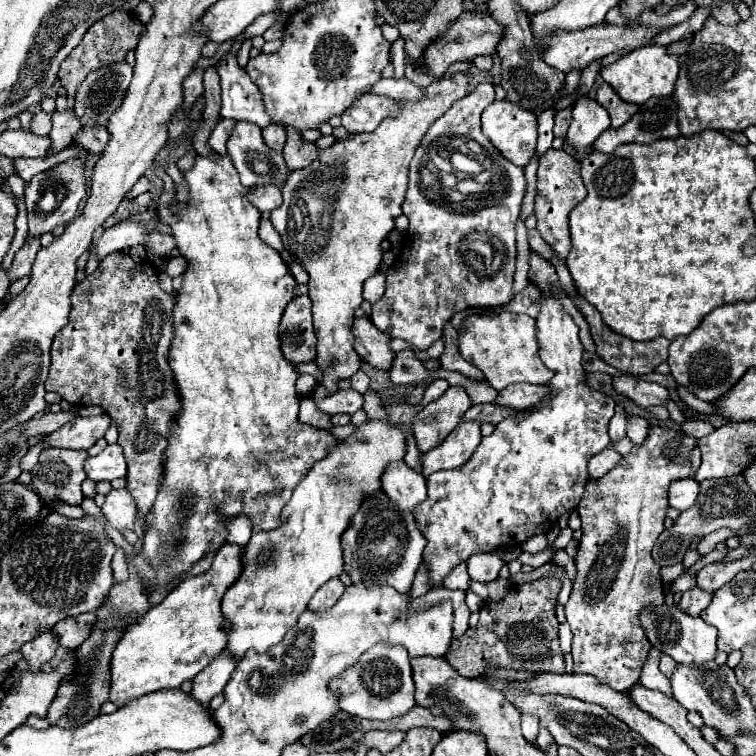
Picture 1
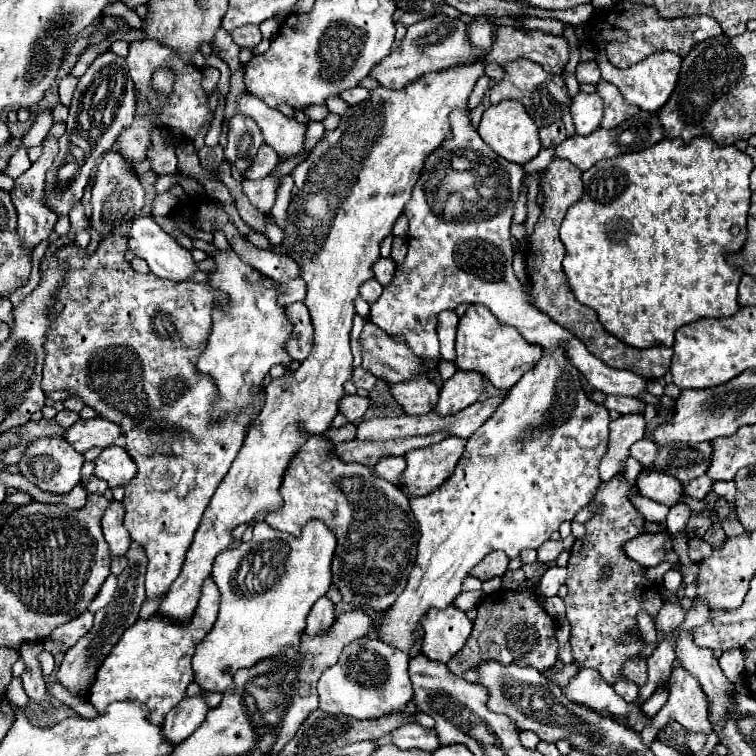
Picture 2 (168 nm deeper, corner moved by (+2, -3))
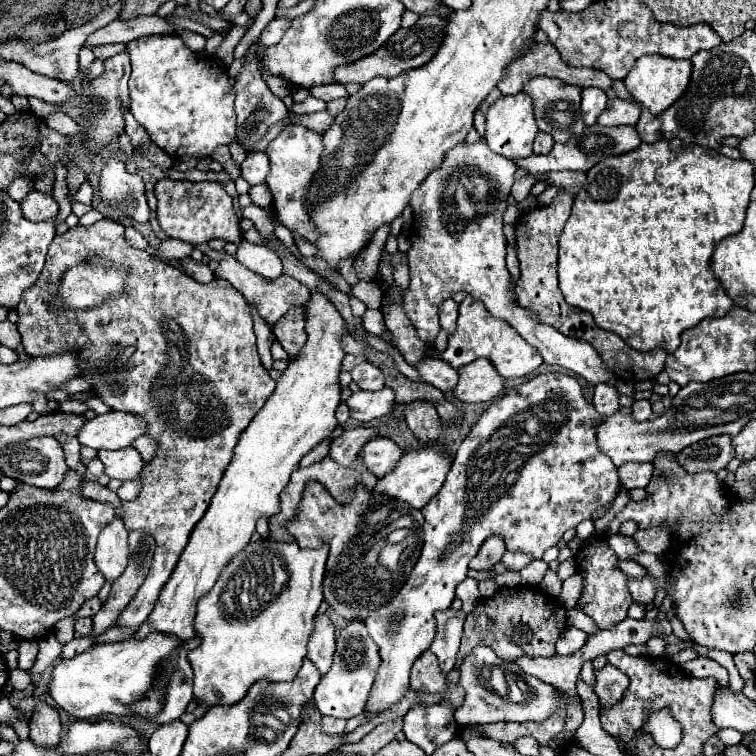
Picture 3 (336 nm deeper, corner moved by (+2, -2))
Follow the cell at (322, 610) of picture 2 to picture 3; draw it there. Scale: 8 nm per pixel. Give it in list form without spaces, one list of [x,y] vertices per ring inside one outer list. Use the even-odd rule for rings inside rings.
[[[326,613],[316,615],[312,637],[308,641],[308,659],[314,661],[314,665],[320,669],[320,673],[326,673],[332,665],[332,655],[336,649],[334,639],[334,623]]]

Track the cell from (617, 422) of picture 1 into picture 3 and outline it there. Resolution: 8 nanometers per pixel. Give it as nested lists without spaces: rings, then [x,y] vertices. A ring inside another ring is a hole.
[[[636,401],[632,405],[632,417],[634,421],[648,421],[652,417],[652,409],[650,409],[650,401]]]

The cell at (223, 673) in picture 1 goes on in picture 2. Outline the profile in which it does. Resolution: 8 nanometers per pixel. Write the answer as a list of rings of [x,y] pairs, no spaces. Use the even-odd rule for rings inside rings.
[[[204,692],[192,698],[184,698],[172,712],[166,714],[166,722],[162,726],[162,736],[172,744],[178,746],[182,740],[186,740],[206,718],[206,712],[210,710],[204,702]]]

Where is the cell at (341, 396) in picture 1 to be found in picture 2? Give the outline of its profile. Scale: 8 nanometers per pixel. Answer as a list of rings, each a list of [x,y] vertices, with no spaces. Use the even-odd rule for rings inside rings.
[[[354,394],[354,396],[344,396],[344,398],[340,400],[340,412],[342,412],[350,422],[356,422],[356,420],[364,418],[370,406],[372,406],[372,402],[370,402],[368,396],[364,398],[364,396]]]

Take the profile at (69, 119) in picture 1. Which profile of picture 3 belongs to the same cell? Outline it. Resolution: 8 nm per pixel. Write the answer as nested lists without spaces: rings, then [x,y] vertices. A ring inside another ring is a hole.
[[[32,189],[24,201],[20,201],[20,209],[28,221],[48,221],[58,215],[58,203],[52,195]]]

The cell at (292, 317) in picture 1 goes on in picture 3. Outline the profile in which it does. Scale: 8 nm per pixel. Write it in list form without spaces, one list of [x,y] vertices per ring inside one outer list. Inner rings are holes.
[[[292,309],[292,313],[288,313],[288,317],[284,317],[284,321],[278,321],[272,331],[276,335],[276,341],[284,347],[284,351],[290,357],[296,357],[298,351],[302,349],[302,345],[306,343],[306,329],[304,329],[306,321],[304,321],[304,309]]]

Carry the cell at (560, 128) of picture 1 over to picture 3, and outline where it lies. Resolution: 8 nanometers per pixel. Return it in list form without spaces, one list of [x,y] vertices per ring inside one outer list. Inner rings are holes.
[[[538,131],[536,141],[534,141],[534,153],[542,153],[542,155],[550,153],[552,147],[554,147],[552,137],[548,137],[548,133],[544,133],[544,131]]]

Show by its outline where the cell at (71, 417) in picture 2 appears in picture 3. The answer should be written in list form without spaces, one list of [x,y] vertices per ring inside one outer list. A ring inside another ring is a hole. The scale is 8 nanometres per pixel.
[[[70,399],[60,403],[59,409],[62,412],[83,415],[88,410],[88,406],[82,401]]]

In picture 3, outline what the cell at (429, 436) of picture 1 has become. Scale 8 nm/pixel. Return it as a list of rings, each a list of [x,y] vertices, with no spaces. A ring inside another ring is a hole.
[[[476,359],[458,369],[458,383],[454,389],[454,397],[462,403],[478,403],[490,401],[500,395],[504,387],[504,379],[496,373],[494,365],[486,359]]]

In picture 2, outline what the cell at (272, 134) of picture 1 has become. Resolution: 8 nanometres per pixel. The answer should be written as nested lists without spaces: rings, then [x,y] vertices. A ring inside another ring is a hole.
[[[264,144],[258,150],[258,154],[254,156],[250,168],[244,172],[244,178],[248,178],[248,180],[262,180],[262,178],[266,178],[276,168],[276,164],[278,164],[276,152],[270,146]]]

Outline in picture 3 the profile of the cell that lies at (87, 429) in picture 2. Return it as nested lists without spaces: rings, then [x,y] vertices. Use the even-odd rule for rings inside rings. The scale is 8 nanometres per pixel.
[[[108,411],[104,415],[96,415],[94,419],[86,421],[78,433],[80,445],[100,449],[124,449],[132,445],[132,441],[144,435],[146,423],[142,417]]]

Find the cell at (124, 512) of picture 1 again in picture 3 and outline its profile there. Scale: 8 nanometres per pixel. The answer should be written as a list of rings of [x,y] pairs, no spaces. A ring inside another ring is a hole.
[[[114,517],[114,521],[102,529],[94,557],[98,569],[108,581],[114,581],[122,575],[128,563],[128,553],[128,531],[124,529],[122,519]]]

